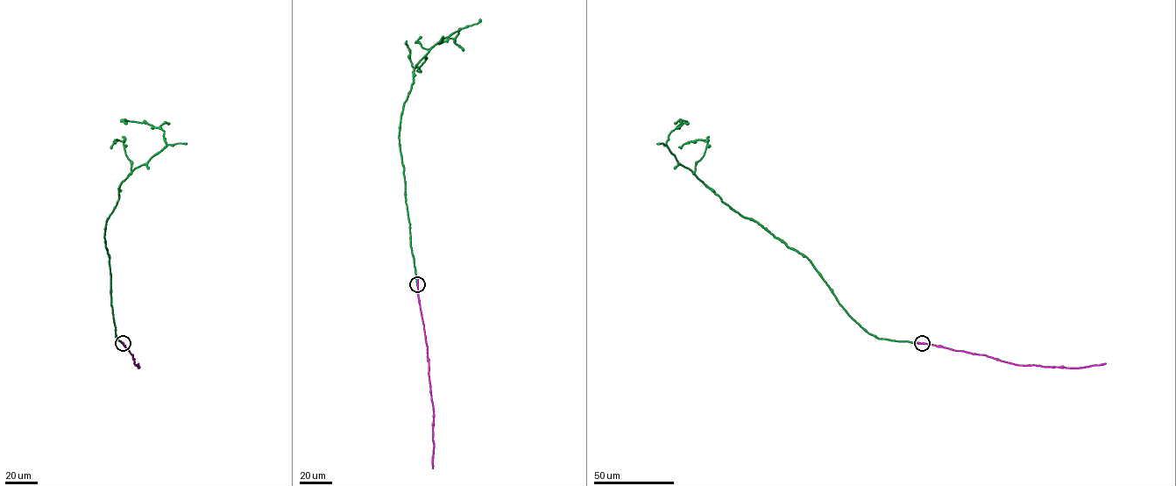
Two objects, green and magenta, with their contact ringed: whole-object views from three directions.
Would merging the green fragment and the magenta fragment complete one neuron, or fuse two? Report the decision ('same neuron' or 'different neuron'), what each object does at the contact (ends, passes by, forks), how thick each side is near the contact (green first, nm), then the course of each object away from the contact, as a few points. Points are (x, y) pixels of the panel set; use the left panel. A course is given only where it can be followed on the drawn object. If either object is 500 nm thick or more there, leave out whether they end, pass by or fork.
different neuron | green ends | magenta passes by | 280/320 nm | green via (123, 343), (116, 339), (111, 303), (106, 221), (120, 184), (166, 146), (161, 129), (126, 124) | magenta via (123, 343), (138, 368), (138, 363)

